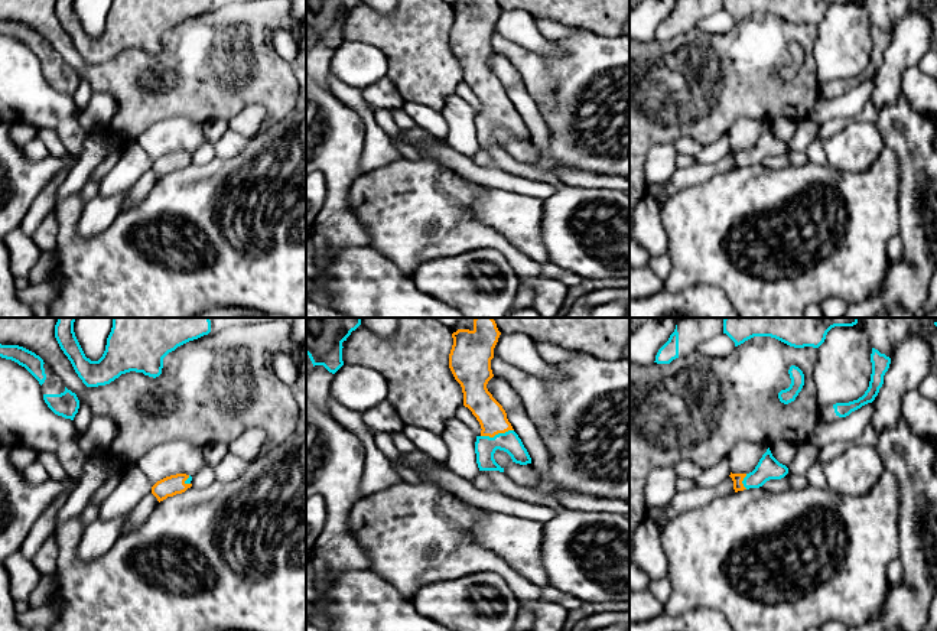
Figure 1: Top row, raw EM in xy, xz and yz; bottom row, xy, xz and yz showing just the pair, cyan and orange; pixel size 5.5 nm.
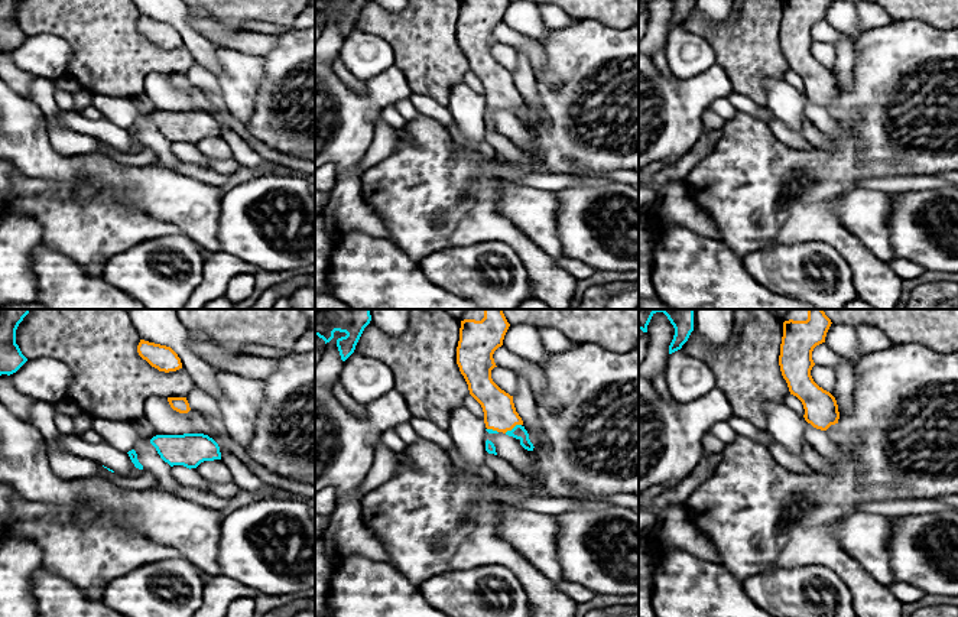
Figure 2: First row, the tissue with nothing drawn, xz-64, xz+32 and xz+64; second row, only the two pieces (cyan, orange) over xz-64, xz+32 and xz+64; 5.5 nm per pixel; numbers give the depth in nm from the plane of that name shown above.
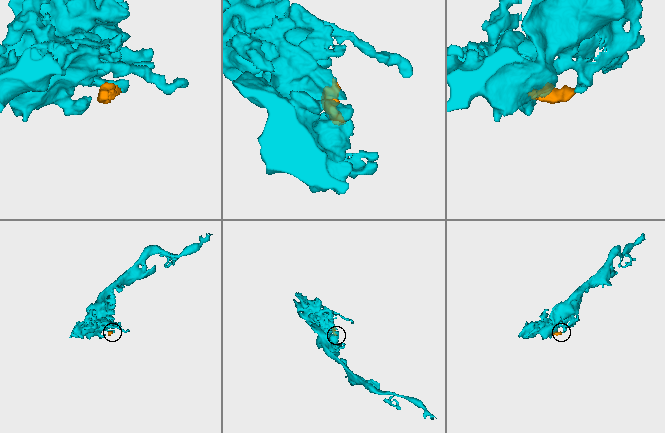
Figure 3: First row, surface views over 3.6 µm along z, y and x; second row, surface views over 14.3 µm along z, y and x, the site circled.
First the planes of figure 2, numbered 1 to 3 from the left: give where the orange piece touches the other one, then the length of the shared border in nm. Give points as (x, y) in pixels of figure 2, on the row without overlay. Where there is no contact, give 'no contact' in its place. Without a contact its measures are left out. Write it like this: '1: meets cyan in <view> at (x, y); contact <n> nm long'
1: no contact
2: meets cyan in xz+32 at (513, 104); contact 110 nm long
3: no contact

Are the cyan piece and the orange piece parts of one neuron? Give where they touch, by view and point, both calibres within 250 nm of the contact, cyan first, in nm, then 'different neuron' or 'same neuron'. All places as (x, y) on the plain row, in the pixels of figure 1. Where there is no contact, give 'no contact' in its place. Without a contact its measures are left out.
meets cyan in xz at (498, 110); 120 nm thick on the cyan side, 160 nm on the other; same neuron

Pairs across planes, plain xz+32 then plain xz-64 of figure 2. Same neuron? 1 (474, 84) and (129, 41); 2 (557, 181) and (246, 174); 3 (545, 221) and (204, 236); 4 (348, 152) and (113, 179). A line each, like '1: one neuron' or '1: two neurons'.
1: two neurons
2: two neurons
3: one neuron
4: one neuron

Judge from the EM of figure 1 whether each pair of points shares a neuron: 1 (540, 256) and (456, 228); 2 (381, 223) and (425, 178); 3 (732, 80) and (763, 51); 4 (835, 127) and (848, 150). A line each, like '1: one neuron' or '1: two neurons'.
1: two neurons
2: one neuron
3: one neuron
4: two neurons

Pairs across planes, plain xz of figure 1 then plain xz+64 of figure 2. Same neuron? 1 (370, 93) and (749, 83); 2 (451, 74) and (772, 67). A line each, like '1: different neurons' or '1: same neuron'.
1: different neurons
2: same neuron

